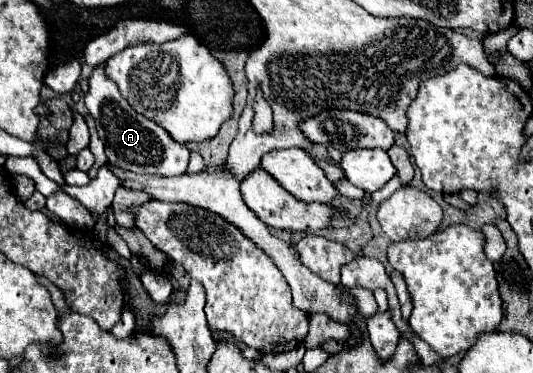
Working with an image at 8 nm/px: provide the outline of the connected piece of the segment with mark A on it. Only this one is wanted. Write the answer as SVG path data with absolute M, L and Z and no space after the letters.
M102 66L94 68L94 74L90 76L90 90L84 96L84 104L96 122L98 136L104 142L106 158L112 164L136 174L180 176L186 172L190 150L184 144L174 142L164 128L132 110L118 92L118 86L104 74Z

